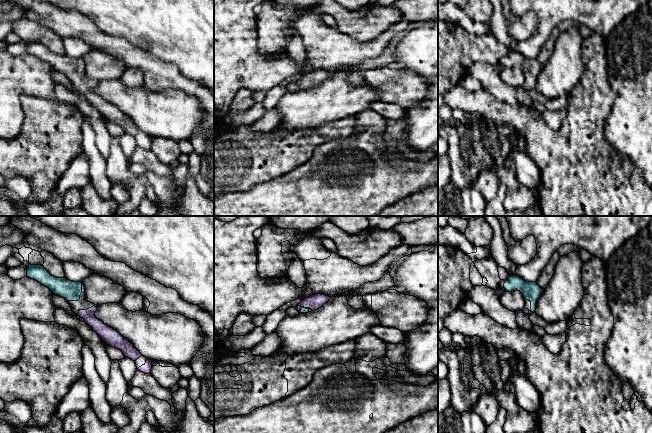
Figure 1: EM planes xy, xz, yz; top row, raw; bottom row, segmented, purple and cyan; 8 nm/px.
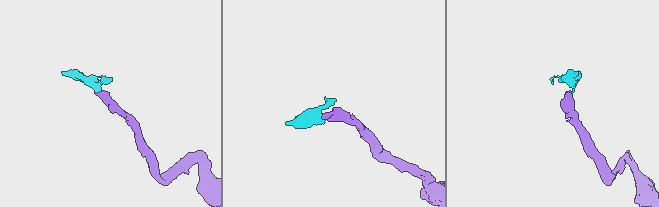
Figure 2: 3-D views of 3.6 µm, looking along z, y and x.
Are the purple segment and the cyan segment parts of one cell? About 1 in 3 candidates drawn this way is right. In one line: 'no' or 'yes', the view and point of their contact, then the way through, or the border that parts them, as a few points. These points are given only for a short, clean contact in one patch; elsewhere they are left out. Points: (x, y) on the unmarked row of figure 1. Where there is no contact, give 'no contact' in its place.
yes; contact xz (304, 83); way xz (314, 78), (309, 78), (304, 83), (303, 86)

